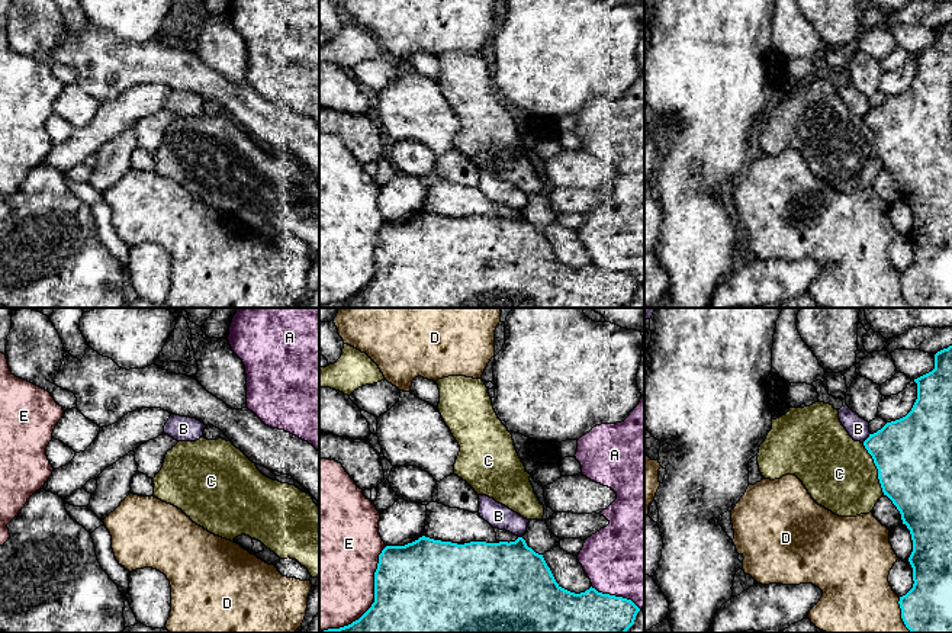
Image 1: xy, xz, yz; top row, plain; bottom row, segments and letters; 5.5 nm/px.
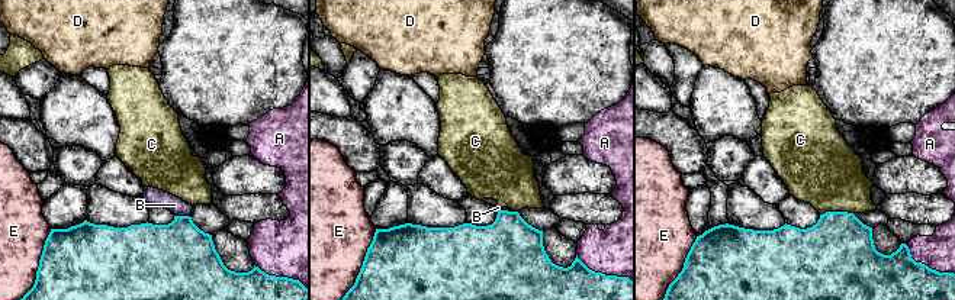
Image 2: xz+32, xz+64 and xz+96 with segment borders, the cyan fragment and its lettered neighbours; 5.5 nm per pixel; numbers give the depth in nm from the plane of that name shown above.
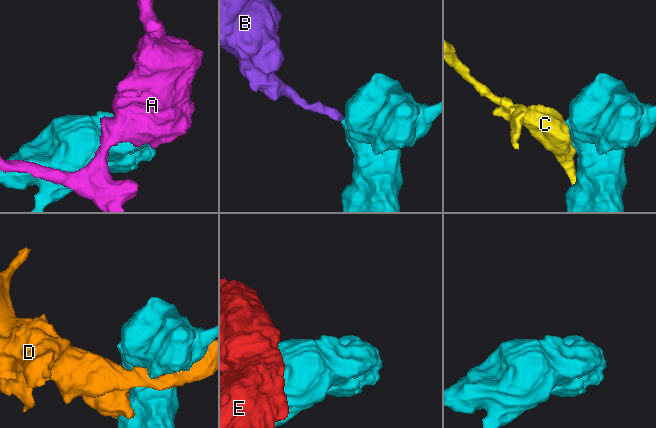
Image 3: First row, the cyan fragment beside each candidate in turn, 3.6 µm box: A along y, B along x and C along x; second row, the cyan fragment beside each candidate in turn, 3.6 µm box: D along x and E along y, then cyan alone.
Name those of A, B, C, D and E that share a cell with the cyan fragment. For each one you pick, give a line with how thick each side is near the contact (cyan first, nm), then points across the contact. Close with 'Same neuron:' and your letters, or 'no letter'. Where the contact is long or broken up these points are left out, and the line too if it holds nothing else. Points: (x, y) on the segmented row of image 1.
Same neuron: no letter

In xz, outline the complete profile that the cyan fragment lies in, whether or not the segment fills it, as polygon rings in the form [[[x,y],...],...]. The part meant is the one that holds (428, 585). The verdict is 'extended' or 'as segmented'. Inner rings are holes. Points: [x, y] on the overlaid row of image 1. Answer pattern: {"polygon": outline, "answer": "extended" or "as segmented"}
{"polygon": [[[422,536],[405,546],[386,546],[379,555],[379,563],[374,572],[374,603],[372,607],[351,624],[340,629],[328,629],[319,633],[625,633],[634,624],[639,611],[640,608],[631,600],[602,594],[592,587],[580,594],[562,588],[556,582],[543,555],[538,555],[528,547],[522,537],[509,543],[470,542],[457,544]]], "answer": "as segmented"}

